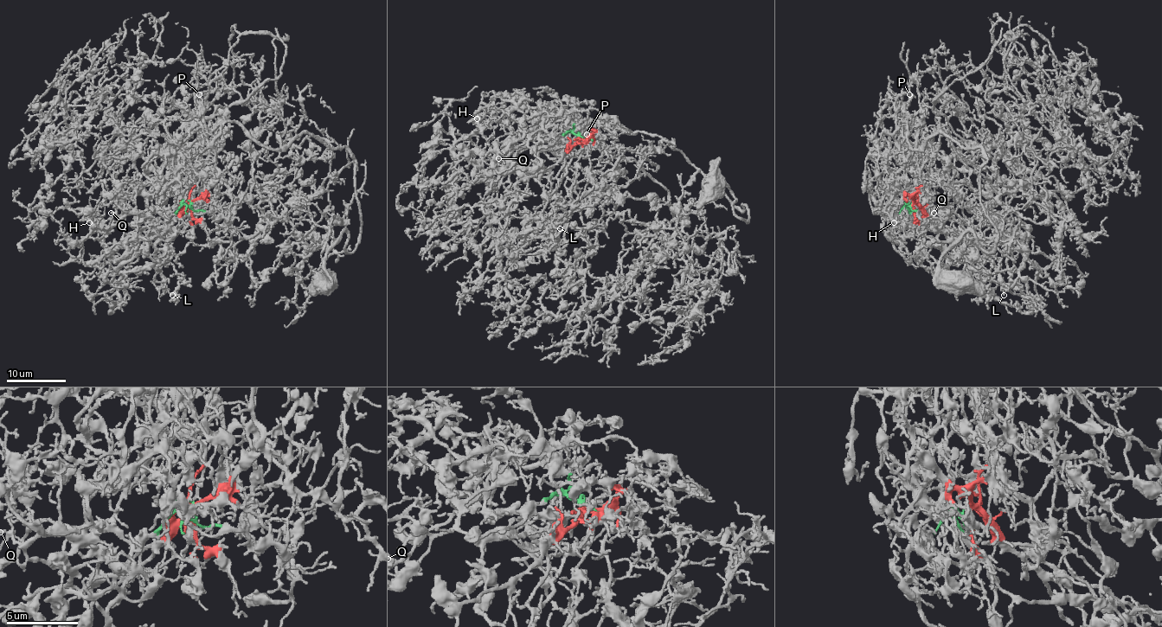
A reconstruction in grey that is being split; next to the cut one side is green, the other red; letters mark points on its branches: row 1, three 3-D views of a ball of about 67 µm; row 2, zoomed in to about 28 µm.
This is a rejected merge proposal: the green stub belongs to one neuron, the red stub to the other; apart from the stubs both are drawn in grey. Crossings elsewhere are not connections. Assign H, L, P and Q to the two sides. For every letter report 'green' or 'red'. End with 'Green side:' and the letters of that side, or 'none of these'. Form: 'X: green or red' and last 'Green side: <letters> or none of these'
H: green
L: red
P: red
Q: green
Green side: H, Q

